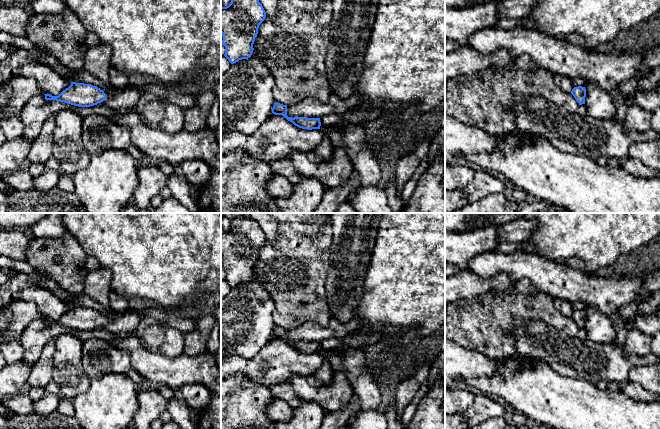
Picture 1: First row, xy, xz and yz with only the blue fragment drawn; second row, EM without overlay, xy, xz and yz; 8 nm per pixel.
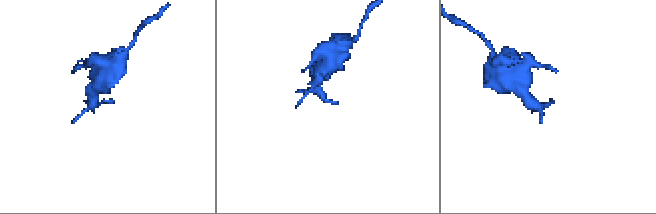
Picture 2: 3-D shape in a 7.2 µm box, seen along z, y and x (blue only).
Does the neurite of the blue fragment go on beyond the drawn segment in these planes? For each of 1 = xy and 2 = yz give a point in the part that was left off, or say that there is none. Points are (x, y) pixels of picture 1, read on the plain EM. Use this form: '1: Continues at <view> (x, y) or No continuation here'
1: Continues at xy (108, 319)
2: No continuation here

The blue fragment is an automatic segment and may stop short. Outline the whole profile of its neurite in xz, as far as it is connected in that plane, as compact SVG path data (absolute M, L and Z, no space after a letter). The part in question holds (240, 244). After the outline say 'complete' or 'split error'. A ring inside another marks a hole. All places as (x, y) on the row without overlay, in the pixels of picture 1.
M236 217L228 230L221 231L224 280L231 288L251 281L258 252L265 242L262 228L252 218Z | complete

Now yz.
M582 310L574 311L571 315L571 318L574 320L579 329L585 328L586 321L585 311Z | complete

